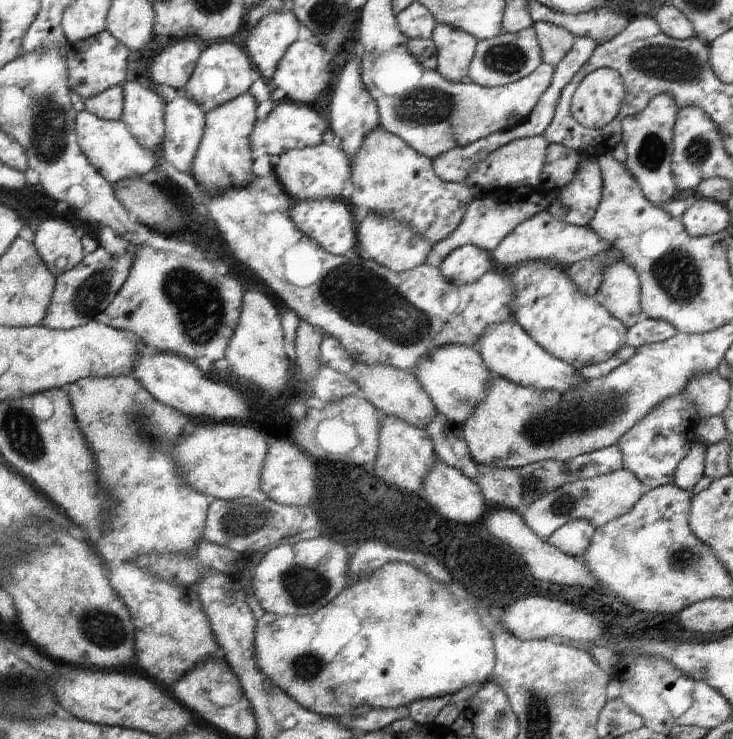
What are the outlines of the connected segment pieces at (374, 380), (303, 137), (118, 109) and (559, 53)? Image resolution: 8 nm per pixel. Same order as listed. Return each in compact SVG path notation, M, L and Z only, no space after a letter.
M355 364L352 377L362 398L371 402L380 412L390 416L397 416L409 422L412 426L426 428L430 420L437 413L433 402L415 376L406 372L400 372L392 366L366 366L366 364Z
M287 99L281 100L264 120L257 120L254 123L254 130L250 134L252 158L255 161L262 154L281 155L292 149L320 146L324 143L322 137L327 128L328 125L324 121L323 115L314 106Z
M120 85L104 90L98 96L83 100L85 110L107 121L121 121L123 113L124 92Z
M535 22L533 28L542 49L542 62L556 66L570 52L575 36L565 28L547 22Z

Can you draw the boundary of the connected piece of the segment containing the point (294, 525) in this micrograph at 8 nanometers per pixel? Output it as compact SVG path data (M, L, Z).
M260 496L242 497L236 500L216 499L208 507L203 538L212 544L226 546L234 552L253 554L268 544L277 543L282 538L298 533L306 513L307 511L303 509Z

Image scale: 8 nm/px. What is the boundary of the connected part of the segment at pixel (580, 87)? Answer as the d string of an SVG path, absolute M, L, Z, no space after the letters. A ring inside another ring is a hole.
M610 67L591 72L576 85L572 116L586 128L602 128L618 116L626 96L622 76Z

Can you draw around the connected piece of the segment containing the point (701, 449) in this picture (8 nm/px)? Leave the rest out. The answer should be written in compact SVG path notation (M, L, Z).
M700 442L691 444L688 454L678 463L674 472L674 484L682 490L692 491L705 470L705 452L707 447Z

